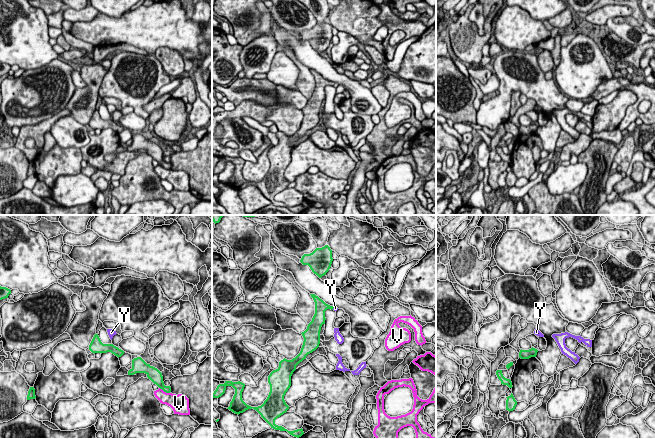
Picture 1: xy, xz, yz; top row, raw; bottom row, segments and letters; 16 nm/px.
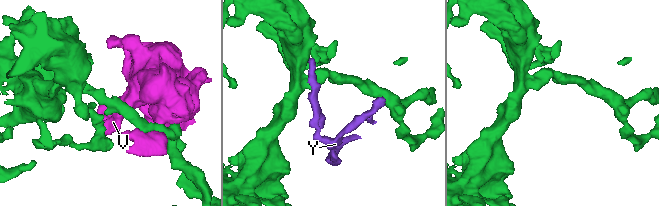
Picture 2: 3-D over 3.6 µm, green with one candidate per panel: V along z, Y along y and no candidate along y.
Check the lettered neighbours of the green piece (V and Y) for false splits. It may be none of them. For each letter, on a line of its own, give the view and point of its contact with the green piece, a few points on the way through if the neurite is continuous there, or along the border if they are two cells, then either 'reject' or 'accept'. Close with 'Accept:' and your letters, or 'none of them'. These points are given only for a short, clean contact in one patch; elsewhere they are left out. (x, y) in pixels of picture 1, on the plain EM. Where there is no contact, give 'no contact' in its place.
V: contact xy (164, 167); reject
Y: contact xz (333, 83); border xz (334, 83), (332, 85); reject
Accept: none of them

